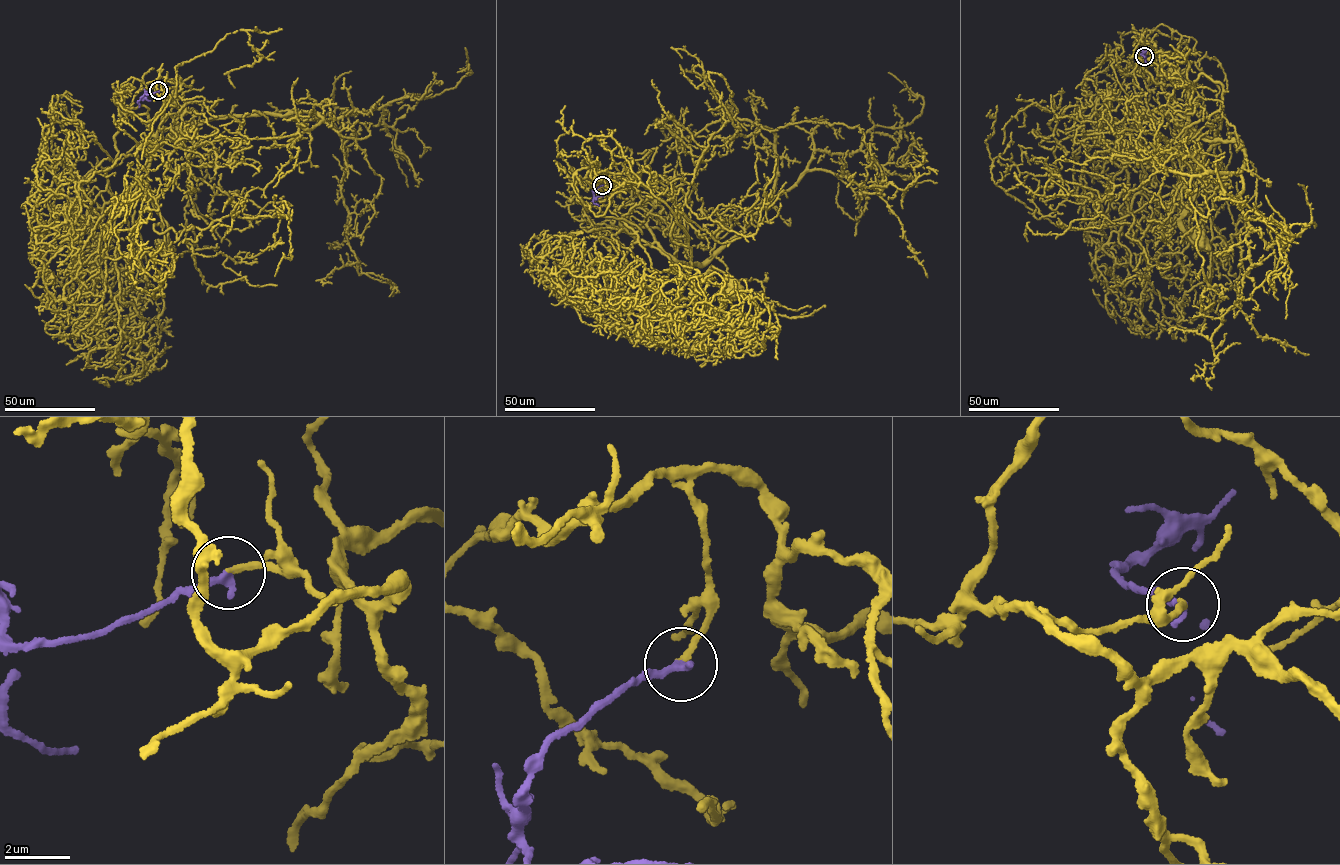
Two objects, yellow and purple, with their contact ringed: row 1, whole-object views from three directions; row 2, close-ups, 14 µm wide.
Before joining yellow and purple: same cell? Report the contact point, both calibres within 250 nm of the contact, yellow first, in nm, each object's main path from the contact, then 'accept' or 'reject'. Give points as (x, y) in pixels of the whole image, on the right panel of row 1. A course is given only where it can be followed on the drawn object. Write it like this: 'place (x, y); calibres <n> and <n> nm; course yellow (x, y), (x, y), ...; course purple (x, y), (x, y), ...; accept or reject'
place (1144, 56); calibres 180 and 280 nm; course yellow (1144, 56), (1159, 65), (1175, 53), (1189, 64), (1187, 124), (1200, 151), (1181, 224), (1199, 239); course purple (1145, 56), (1141, 54), (1145, 52), (1147, 65); accept

